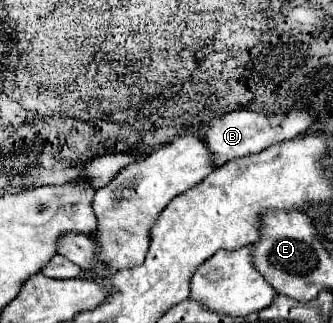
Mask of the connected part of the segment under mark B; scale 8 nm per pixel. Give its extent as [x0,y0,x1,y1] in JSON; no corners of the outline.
[199,110,315,166]

